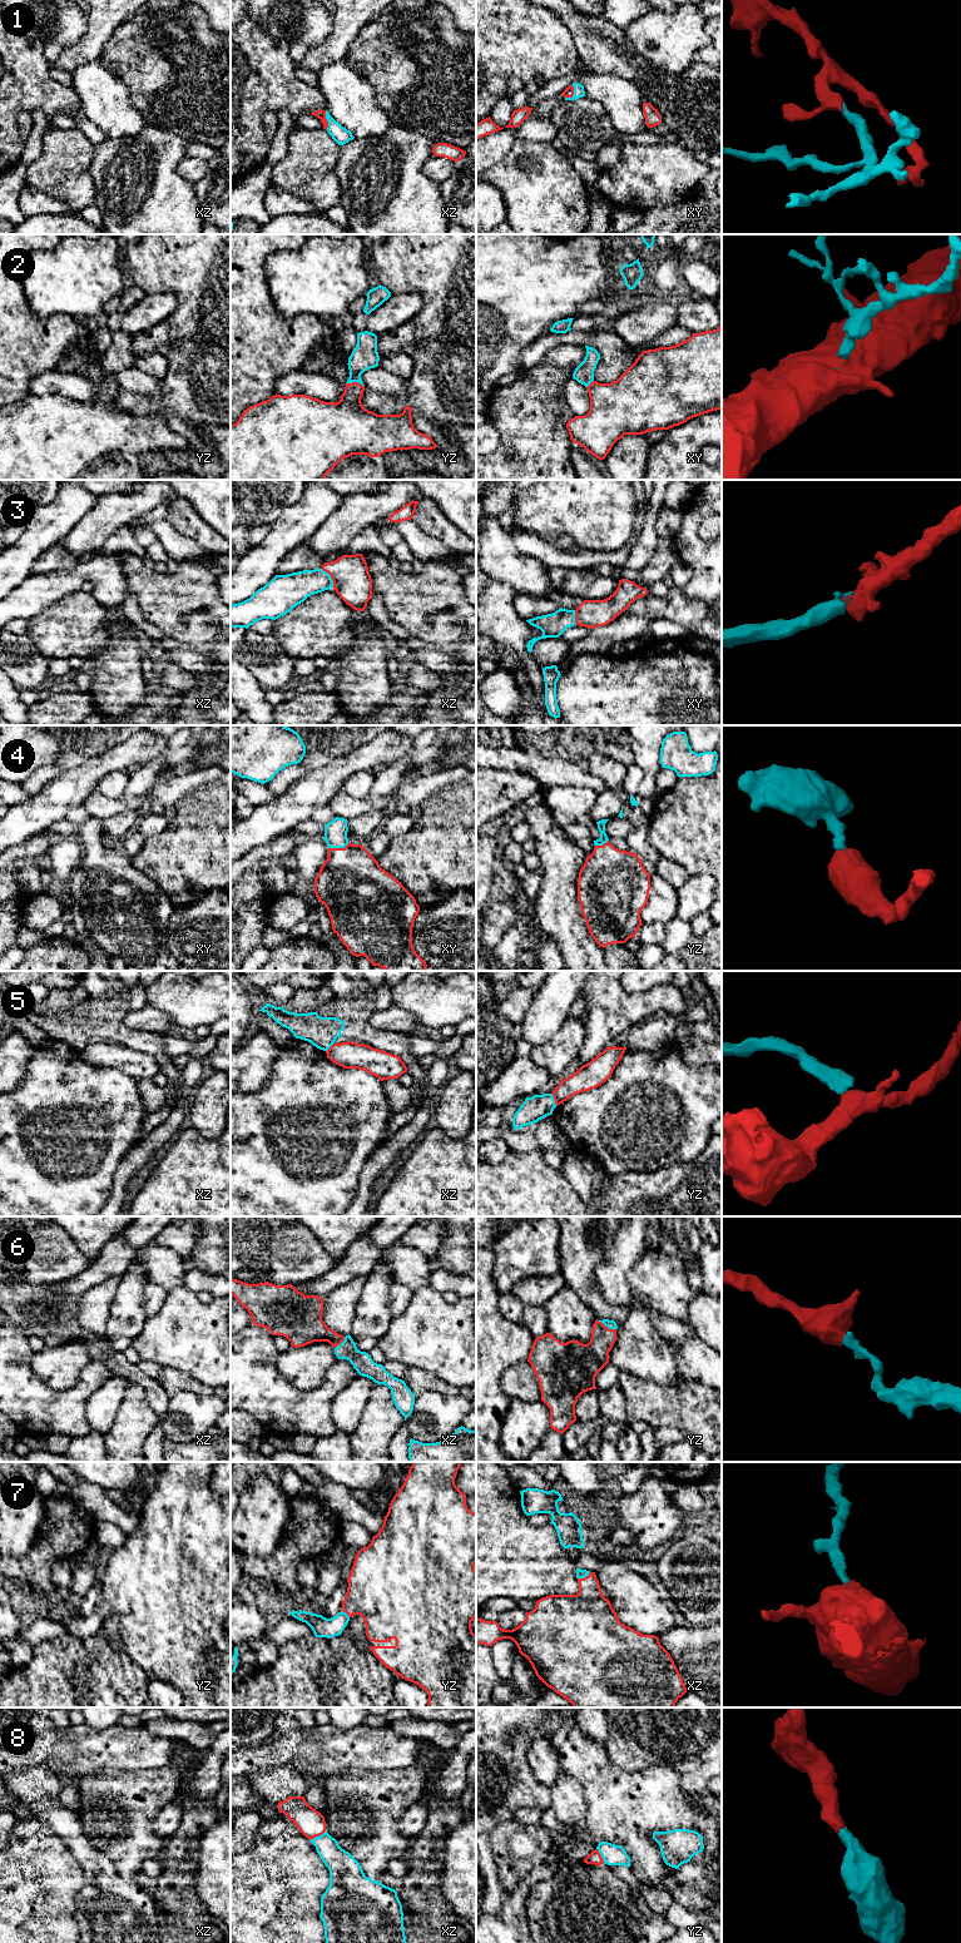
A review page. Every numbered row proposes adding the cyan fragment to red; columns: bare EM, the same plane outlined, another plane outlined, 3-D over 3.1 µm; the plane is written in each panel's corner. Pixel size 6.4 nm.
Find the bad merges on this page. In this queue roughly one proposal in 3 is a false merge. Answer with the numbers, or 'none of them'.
5

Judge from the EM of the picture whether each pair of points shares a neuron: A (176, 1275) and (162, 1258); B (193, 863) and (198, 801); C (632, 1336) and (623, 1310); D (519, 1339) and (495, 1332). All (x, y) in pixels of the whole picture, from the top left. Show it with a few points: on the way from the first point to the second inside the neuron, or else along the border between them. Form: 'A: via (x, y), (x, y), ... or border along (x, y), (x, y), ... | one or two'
A: via (172, 1272), (162, 1262) | one
B: via (198, 848), (198, 816) | one
C: border along (632, 1307), (628, 1317), (618, 1328) | two
D: via (513, 1339), (501, 1338) | one

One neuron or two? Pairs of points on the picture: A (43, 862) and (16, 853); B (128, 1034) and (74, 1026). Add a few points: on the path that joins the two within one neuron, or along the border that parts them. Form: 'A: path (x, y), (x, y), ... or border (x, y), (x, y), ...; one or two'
A: border (45, 854), (30, 863); two
B: path (114, 1031), (88, 1027); one

